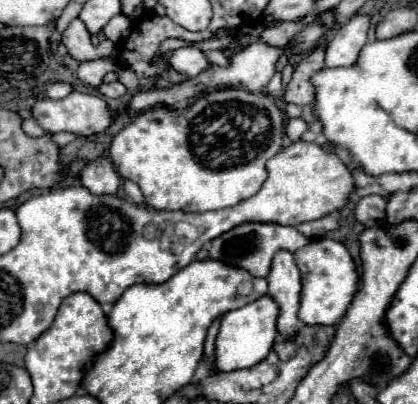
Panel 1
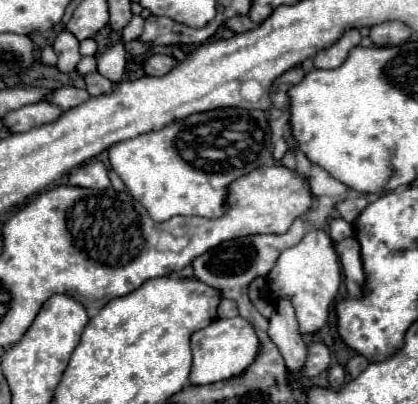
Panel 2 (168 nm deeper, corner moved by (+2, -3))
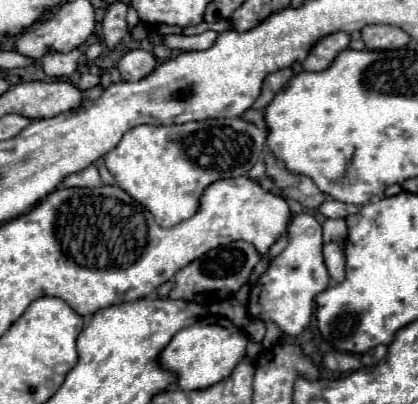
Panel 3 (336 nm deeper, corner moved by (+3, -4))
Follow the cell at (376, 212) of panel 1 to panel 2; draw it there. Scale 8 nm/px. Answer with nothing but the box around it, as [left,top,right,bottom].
[337,198,369,224]

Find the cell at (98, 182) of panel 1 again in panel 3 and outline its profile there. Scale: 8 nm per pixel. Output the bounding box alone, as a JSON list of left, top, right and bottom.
[64,165,102,187]

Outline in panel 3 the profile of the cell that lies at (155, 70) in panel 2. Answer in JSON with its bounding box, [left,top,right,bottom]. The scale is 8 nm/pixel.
[118,49,156,81]

